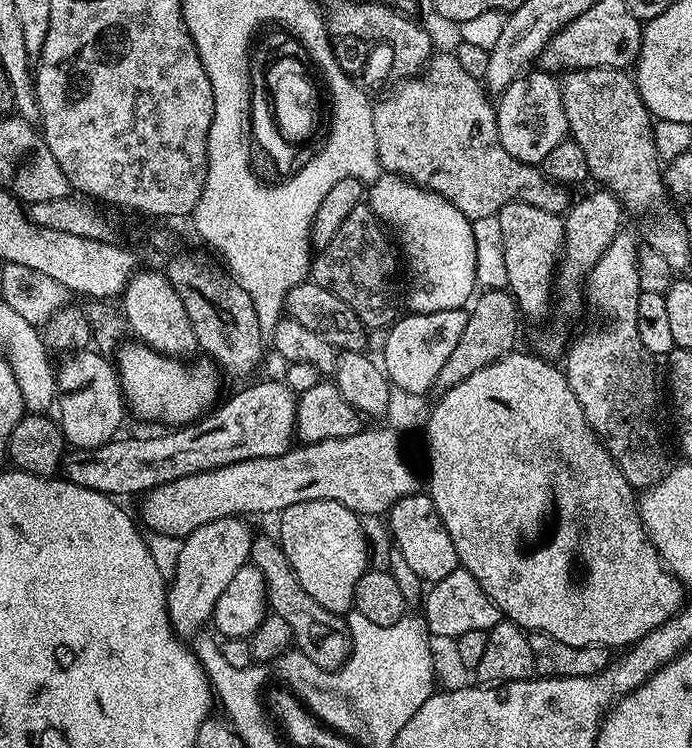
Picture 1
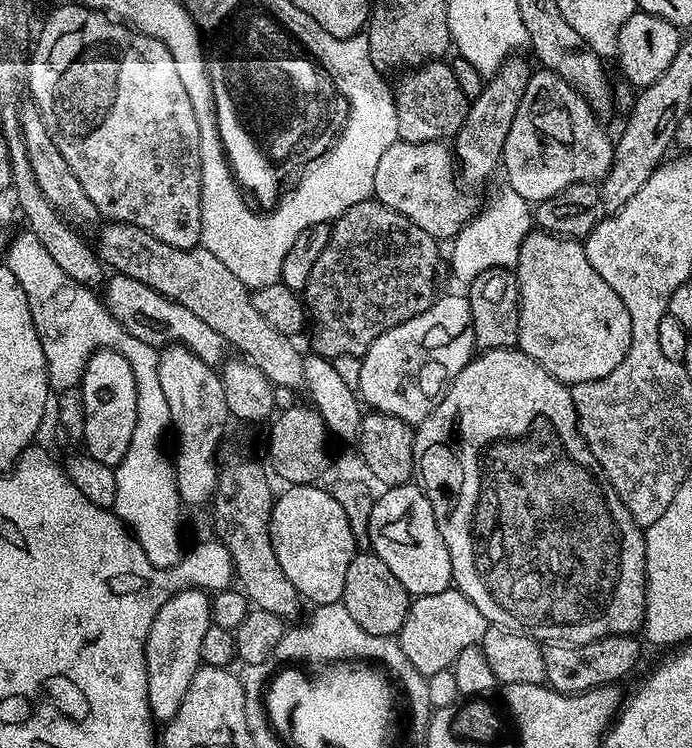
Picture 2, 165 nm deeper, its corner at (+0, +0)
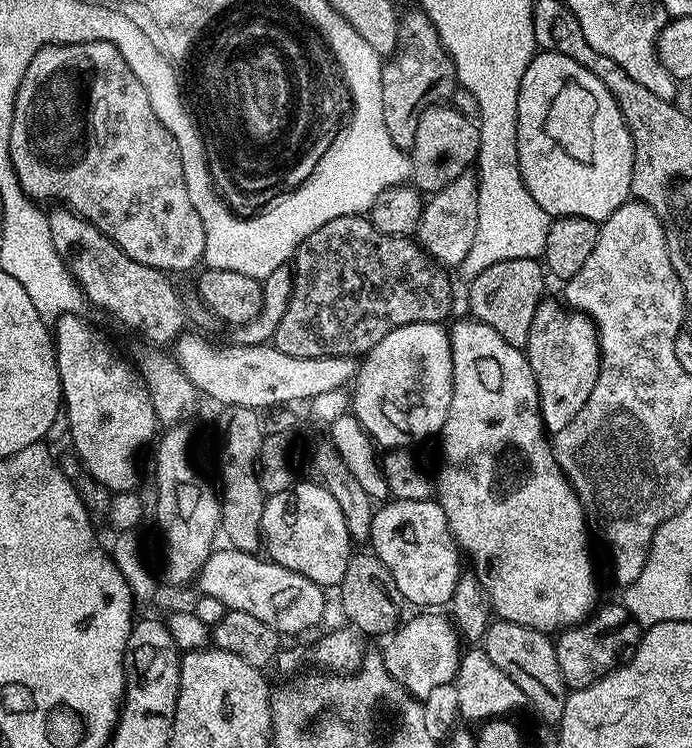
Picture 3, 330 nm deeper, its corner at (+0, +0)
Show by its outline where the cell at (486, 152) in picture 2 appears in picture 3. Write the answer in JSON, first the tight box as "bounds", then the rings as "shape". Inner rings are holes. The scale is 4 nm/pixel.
{"bounds":[414,174,478,270],"shape":[[[465,174],[427,197],[414,236],[424,253],[437,265],[452,270],[460,265],[462,258],[466,258],[470,246],[474,246],[474,234],[477,230],[478,180],[475,175]]]}

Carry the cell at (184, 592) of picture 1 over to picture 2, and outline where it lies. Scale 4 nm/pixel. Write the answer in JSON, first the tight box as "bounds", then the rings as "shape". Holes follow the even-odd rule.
{"bounds":[144,586,212,722],"shape":[[[196,586],[183,588],[168,599],[158,610],[148,631],[144,657],[148,679],[148,710],[153,721],[167,722],[178,714],[186,690],[196,671],[201,668],[202,637],[212,624],[212,601],[209,593]]]}

